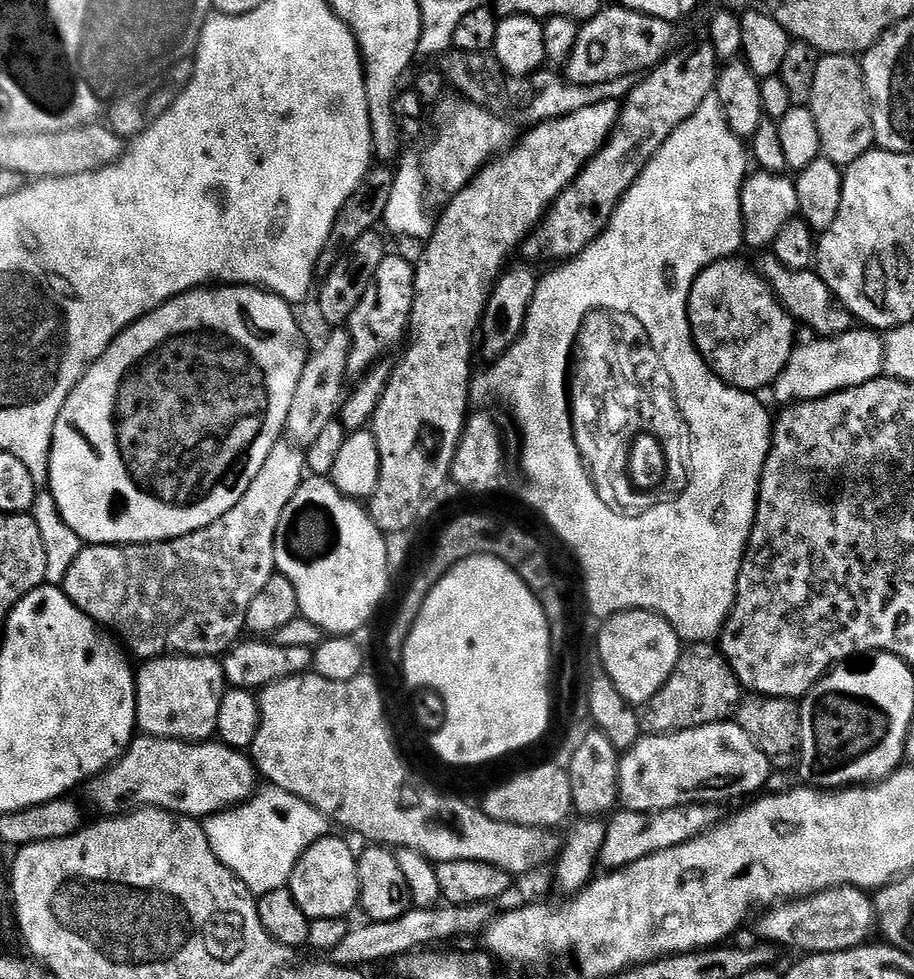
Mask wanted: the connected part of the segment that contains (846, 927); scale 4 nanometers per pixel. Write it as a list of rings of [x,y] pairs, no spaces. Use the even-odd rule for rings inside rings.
[[[854,887],[832,888],[830,891],[813,893],[799,900],[789,900],[769,907],[768,912],[756,924],[761,941],[773,945],[785,944],[797,948],[800,954],[836,953],[859,948],[875,931],[875,901],[865,890]]]

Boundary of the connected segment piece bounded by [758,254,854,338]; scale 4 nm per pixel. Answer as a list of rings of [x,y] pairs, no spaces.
[[[764,254],[758,263],[758,271],[770,286],[772,293],[778,298],[781,306],[791,314],[797,325],[809,328],[816,332],[817,337],[841,336],[851,332],[854,327],[852,311],[839,300],[826,286],[826,282],[820,277],[819,272],[809,270],[807,272],[792,272],[790,266],[782,266],[778,258],[771,254]]]

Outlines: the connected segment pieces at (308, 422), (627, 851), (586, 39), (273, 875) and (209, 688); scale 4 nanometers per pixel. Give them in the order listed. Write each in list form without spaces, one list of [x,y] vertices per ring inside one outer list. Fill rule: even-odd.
[[[332,330],[328,341],[315,353],[309,355],[302,370],[302,378],[298,378],[298,390],[294,390],[294,402],[290,402],[290,410],[286,418],[286,436],[291,443],[307,450],[314,438],[332,420],[337,419],[340,405],[346,395],[344,378],[349,377],[348,354],[350,338],[347,331]]]
[[[683,804],[657,812],[617,811],[607,821],[606,842],[602,842],[602,850],[598,854],[599,867],[604,870],[619,870],[635,866],[656,852],[669,852],[674,846],[690,844],[694,838],[705,835],[709,828],[721,823],[720,811],[719,807],[711,804]]]
[[[606,6],[594,18],[580,24],[578,42],[574,46],[570,58],[566,61],[567,79],[573,80],[575,84],[601,84],[610,82],[614,78],[621,78],[622,75],[647,73],[673,51],[672,39],[675,38],[676,32],[672,28],[675,28],[673,21],[647,16],[629,8]]]
[[[271,786],[261,787],[245,804],[237,804],[234,808],[227,808],[225,812],[203,817],[202,823],[206,842],[210,842],[210,850],[214,850],[218,862],[229,868],[257,898],[270,890],[288,887],[300,855],[330,832],[330,821],[318,810],[314,810],[310,802],[302,802],[302,798]]]
[[[158,656],[139,665],[136,677],[136,727],[143,735],[167,740],[208,742],[216,736],[218,706],[226,691],[224,665],[211,656]]]

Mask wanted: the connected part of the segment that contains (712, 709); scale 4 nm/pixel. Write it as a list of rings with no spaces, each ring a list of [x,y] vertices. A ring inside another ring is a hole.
[[[692,642],[681,651],[666,686],[639,709],[640,730],[650,736],[667,736],[682,730],[723,724],[735,713],[741,699],[738,678],[719,647],[712,642]]]

